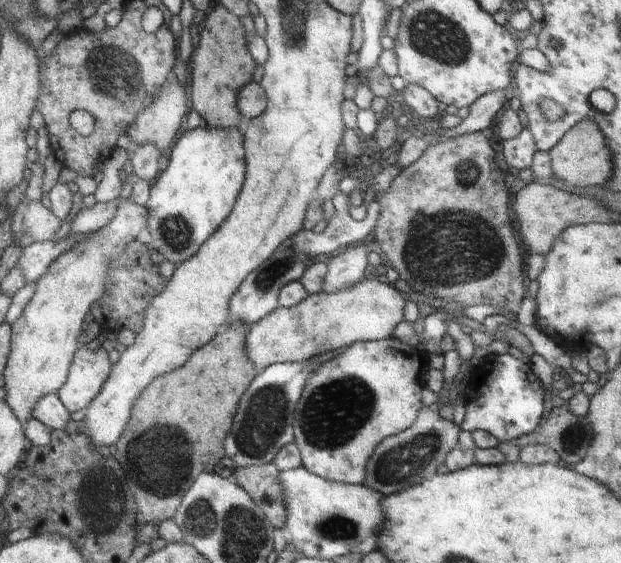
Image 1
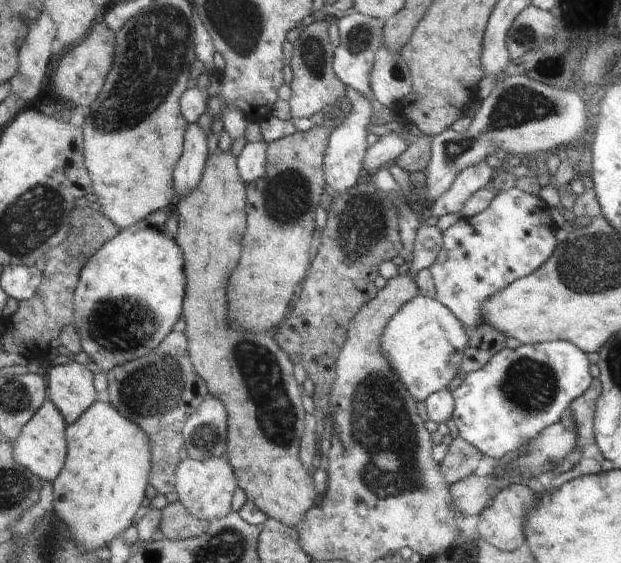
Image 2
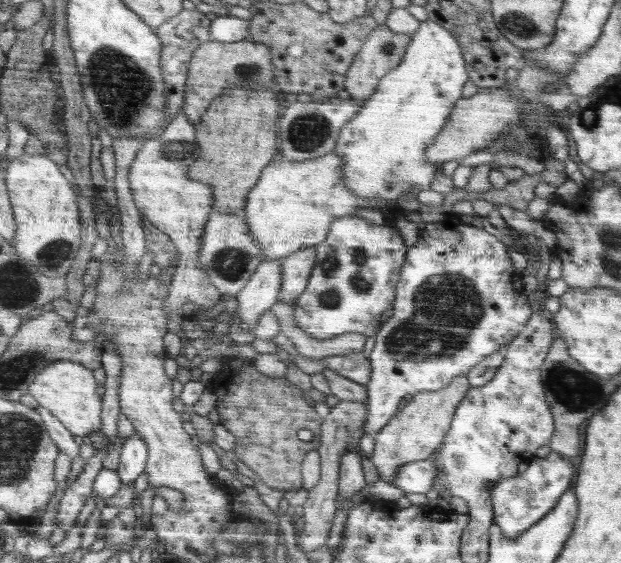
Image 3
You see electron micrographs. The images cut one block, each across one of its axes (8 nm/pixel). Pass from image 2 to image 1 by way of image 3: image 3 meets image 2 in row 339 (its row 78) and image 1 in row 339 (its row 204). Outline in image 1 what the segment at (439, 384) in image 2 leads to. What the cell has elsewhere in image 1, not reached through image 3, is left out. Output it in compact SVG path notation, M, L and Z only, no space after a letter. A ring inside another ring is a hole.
M395 337L377 341L356 341L332 360L322 363L313 372L302 391L295 408L293 433L303 466L322 478L362 485L365 481L369 458L386 436L398 434L412 426L423 406L422 392L426 388L428 358Z

